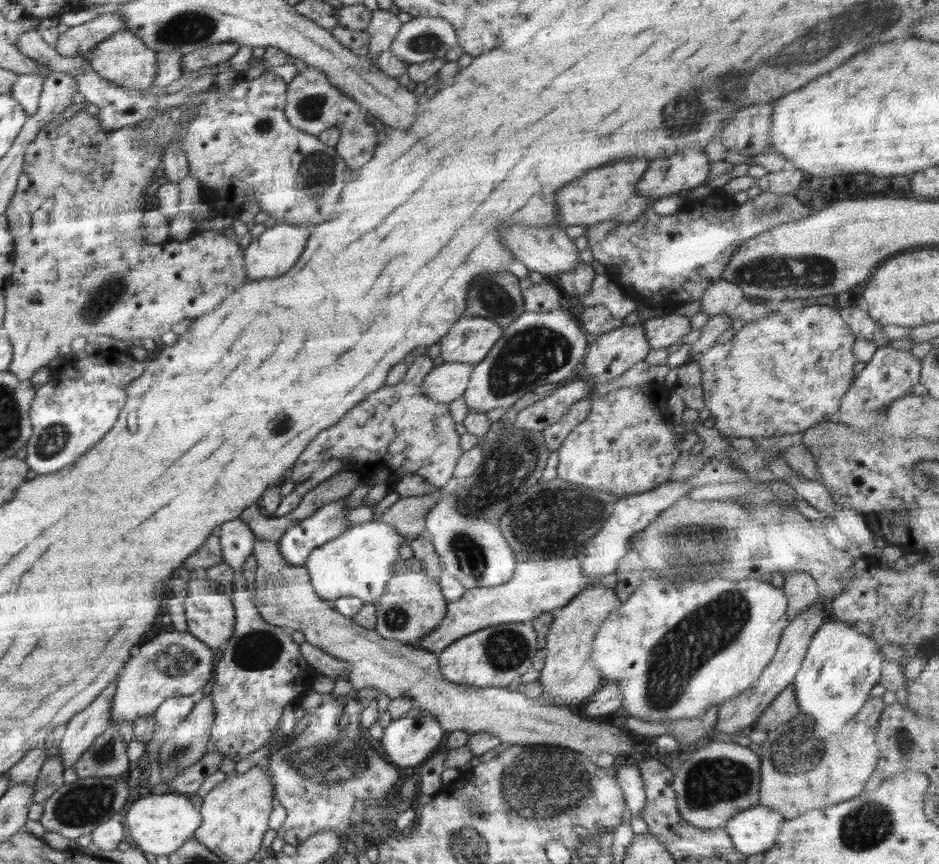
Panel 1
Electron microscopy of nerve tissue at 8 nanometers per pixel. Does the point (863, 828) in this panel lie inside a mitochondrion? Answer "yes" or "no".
yes

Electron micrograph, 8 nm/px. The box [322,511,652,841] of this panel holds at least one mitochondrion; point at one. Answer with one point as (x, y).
(543, 784)

